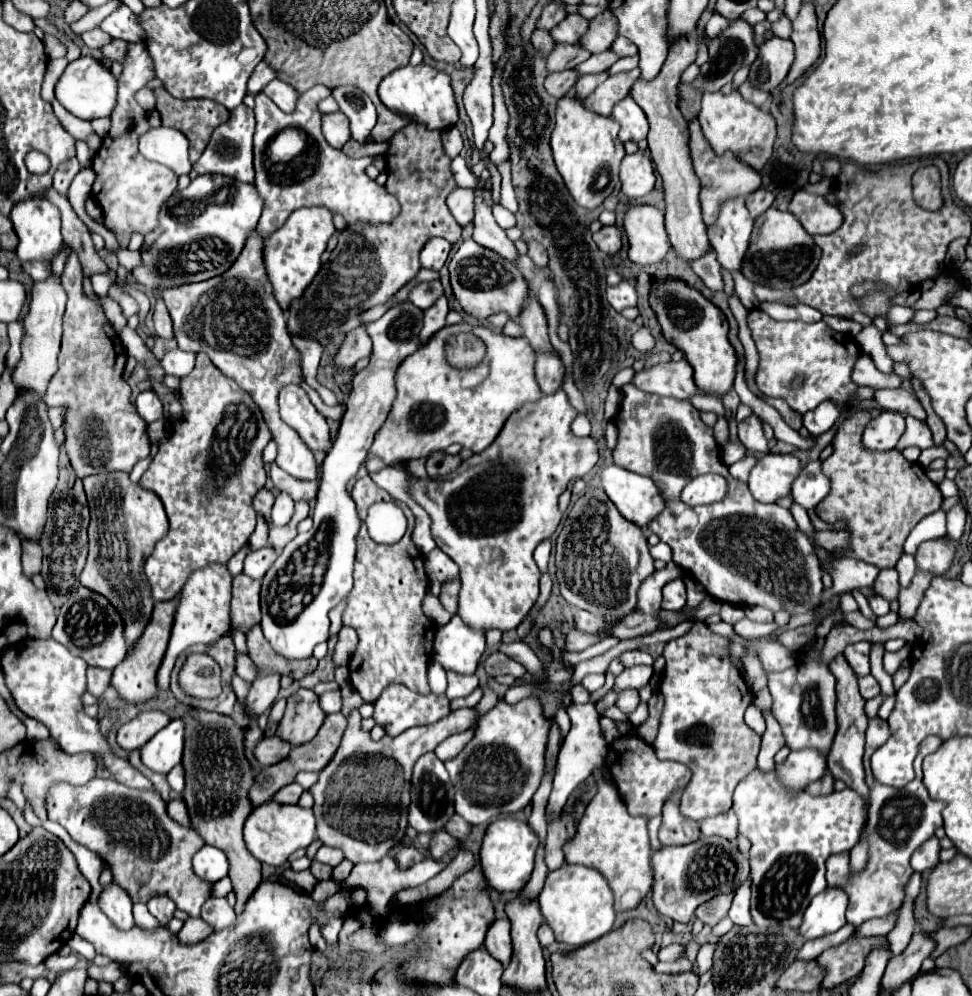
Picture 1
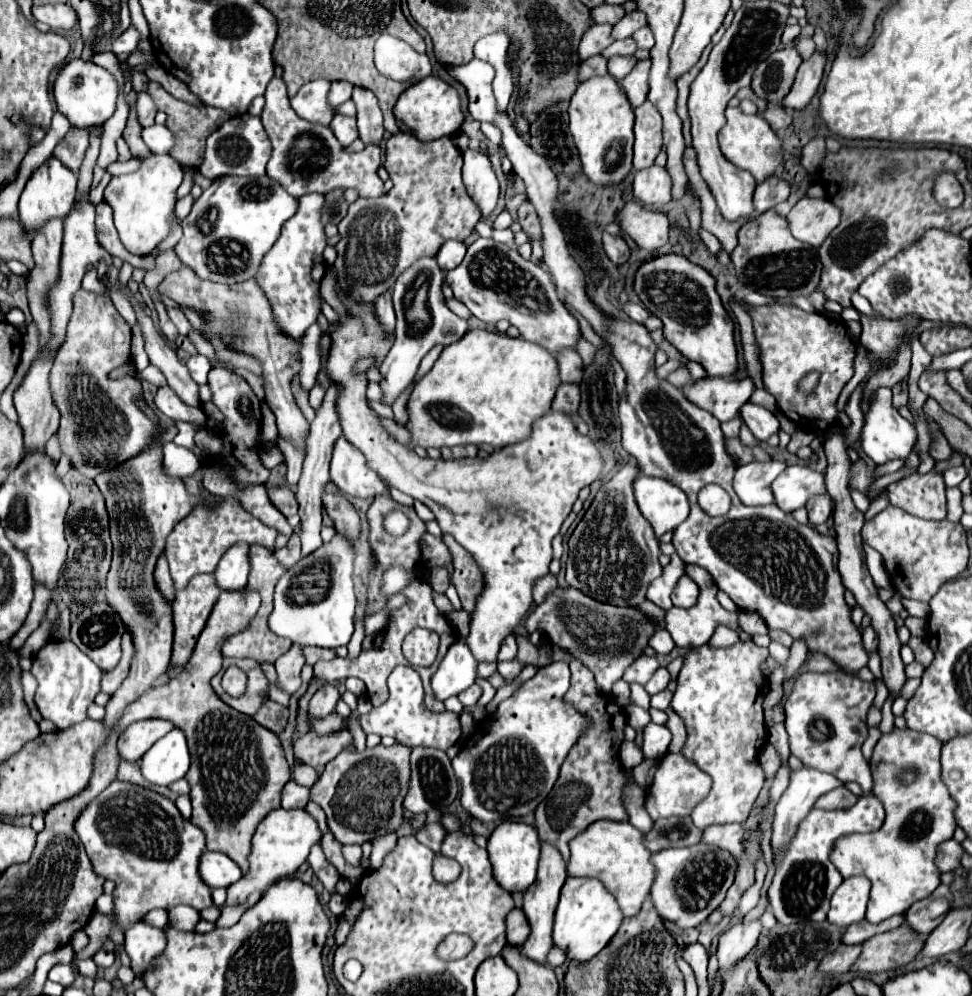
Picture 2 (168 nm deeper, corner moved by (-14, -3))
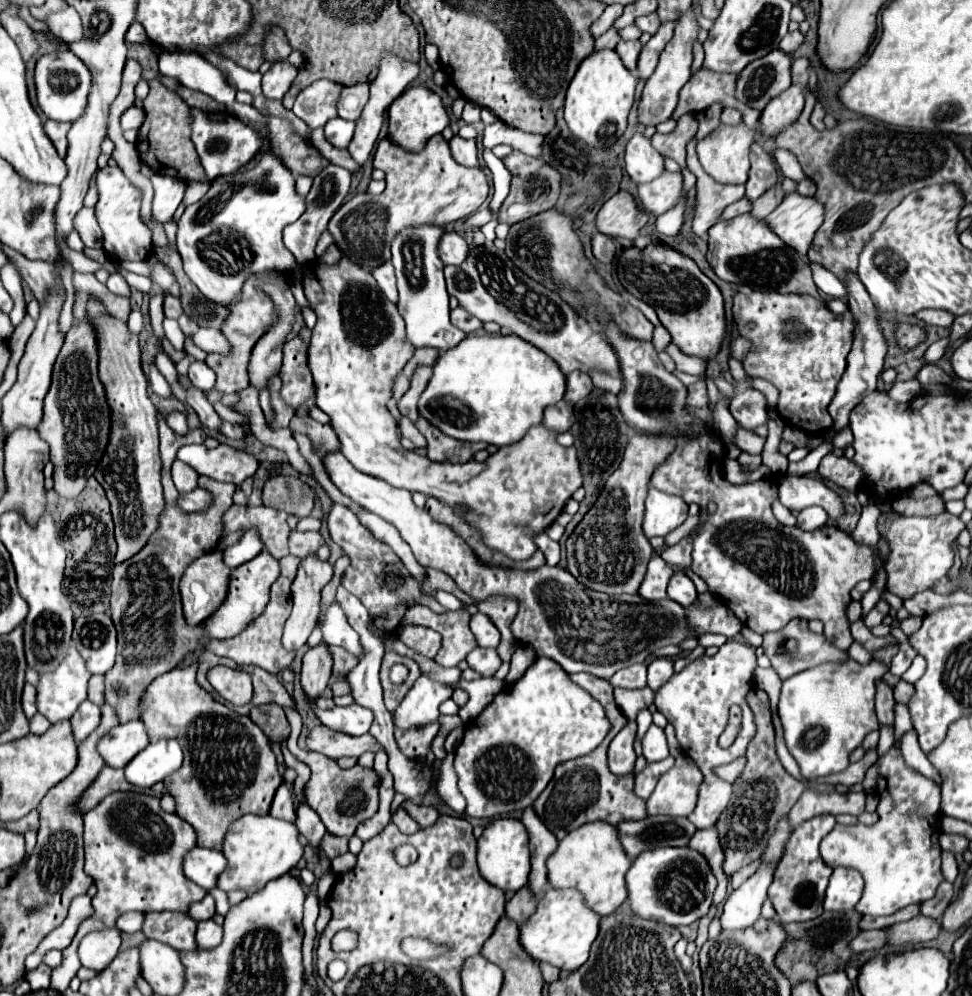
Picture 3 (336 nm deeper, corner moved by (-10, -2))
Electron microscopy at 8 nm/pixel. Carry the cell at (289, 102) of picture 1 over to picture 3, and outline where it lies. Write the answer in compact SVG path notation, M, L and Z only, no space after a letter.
M318 80L306 86L296 102L292 112L304 120L312 130L324 126L330 118L336 116L336 102L342 86L332 80Z

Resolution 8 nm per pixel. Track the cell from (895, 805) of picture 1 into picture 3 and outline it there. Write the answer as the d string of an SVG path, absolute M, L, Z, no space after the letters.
M890 748L880 758L880 774L876 791L879 802L876 812L880 820L874 826L844 826L836 824L820 842L820 854L830 868L848 866L862 872L866 886L856 910L870 916L888 916L908 904L920 904L934 898L936 888L944 880L940 868L938 846L938 816L940 816L940 788L904 766L902 754Z

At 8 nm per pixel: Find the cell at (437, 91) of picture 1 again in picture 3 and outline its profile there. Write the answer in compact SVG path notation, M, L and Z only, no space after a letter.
M414 86L400 94L388 108L388 140L408 152L420 152L426 146L428 138L442 132L448 122L450 118L442 106L440 96L424 86Z

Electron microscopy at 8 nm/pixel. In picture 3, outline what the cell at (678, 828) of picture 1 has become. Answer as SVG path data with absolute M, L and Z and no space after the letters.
M648 816L636 822L616 824L622 848L630 858L636 858L644 850L658 846L686 846L696 826L688 818L672 816Z

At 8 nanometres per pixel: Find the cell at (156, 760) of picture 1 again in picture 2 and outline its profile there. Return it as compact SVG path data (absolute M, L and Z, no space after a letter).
M172 729L140 759L144 779L154 785L172 785L188 773L188 767L190 753L182 729Z

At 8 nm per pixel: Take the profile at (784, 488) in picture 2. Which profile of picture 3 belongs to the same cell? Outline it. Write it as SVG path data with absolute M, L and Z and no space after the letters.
M780 476L780 502L788 510L804 510L808 506L822 506L832 520L838 520L844 516L844 502L842 498L830 490L822 480L810 478L810 476Z

